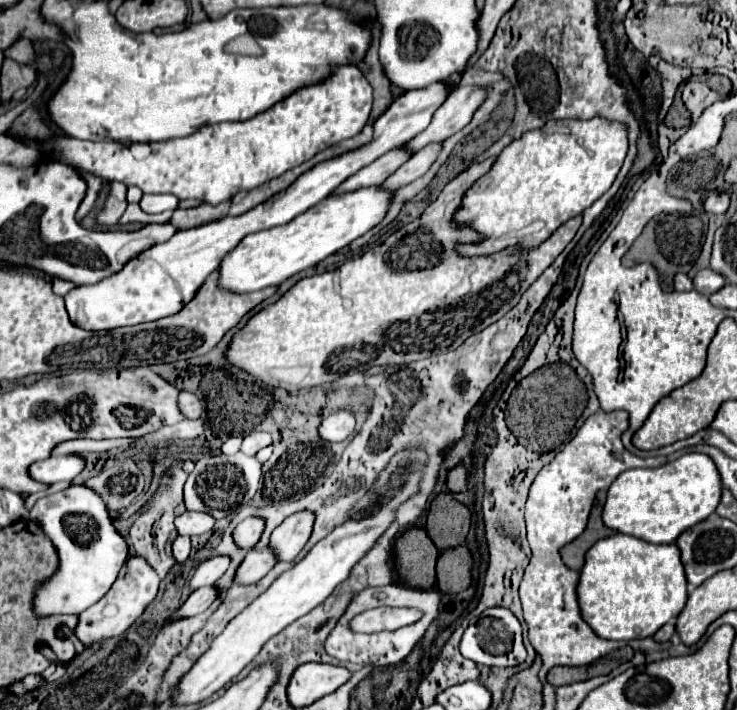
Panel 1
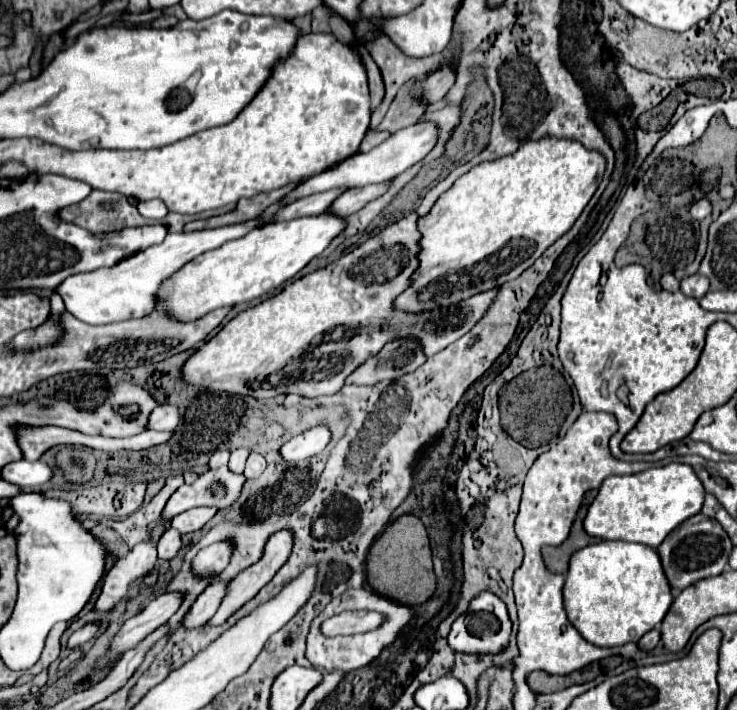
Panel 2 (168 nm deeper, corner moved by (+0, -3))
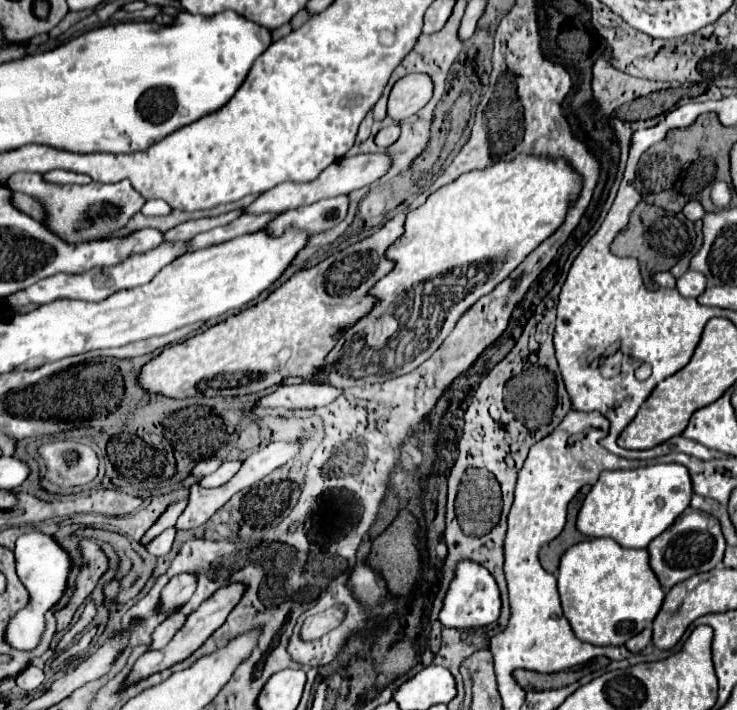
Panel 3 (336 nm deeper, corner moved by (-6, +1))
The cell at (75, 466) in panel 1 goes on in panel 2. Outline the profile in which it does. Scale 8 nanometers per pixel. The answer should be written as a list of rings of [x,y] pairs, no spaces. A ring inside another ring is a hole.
[[[17,460],[1,468],[1,478],[9,484],[17,484],[19,488],[35,488],[51,480],[51,468],[41,462]]]

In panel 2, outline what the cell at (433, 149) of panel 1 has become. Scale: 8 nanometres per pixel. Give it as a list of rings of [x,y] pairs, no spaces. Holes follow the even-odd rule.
[[[387,182],[385,184],[365,186],[365,188],[353,188],[353,190],[345,192],[343,196],[337,196],[327,212],[331,212],[337,218],[339,216],[349,216],[349,214],[361,210],[369,200],[381,196],[385,190],[387,190]]]

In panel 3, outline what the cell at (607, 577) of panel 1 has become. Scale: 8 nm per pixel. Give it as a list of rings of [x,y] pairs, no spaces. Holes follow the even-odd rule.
[[[595,538],[571,546],[561,556],[557,588],[575,636],[597,646],[625,644],[639,634],[655,620],[665,596],[655,572],[651,572],[647,550],[623,548],[613,538]]]

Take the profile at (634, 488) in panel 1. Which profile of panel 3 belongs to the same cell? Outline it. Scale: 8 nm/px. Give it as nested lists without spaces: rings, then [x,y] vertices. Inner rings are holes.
[[[653,464],[635,470],[603,472],[583,500],[577,528],[585,536],[615,538],[625,548],[647,548],[653,538],[663,534],[689,508],[691,496],[691,476],[683,464]]]

